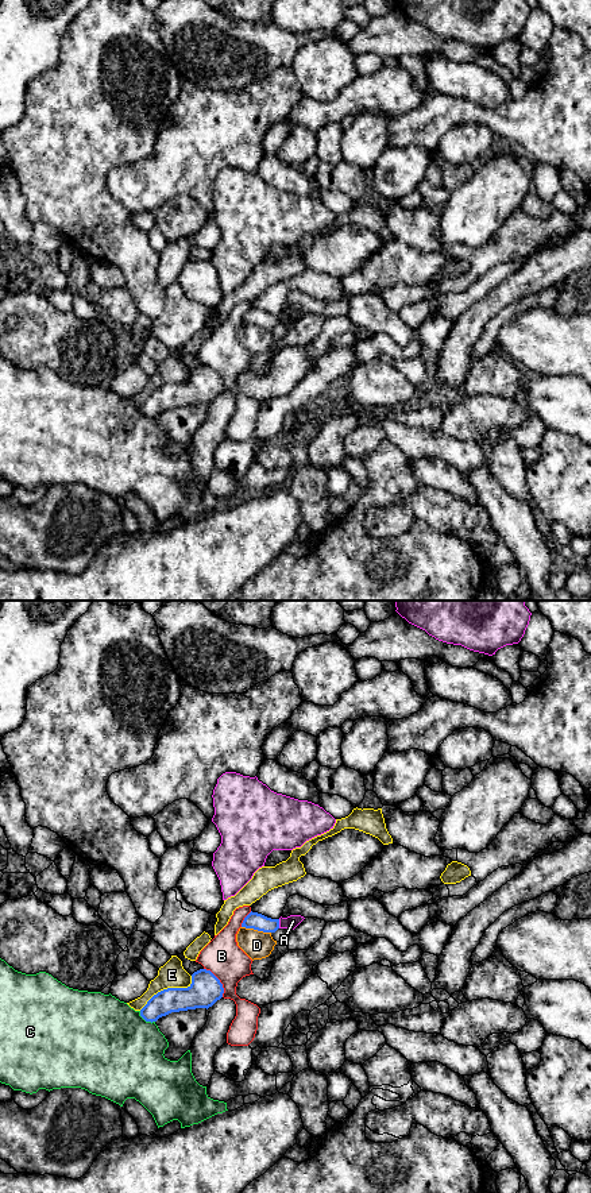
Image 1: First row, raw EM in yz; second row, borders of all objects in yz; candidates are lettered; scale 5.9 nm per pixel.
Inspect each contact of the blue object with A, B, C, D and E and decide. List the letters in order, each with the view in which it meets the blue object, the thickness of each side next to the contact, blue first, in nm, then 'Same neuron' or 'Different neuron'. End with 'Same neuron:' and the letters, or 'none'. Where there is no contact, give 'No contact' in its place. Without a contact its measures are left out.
A: Touches blue in yz. Thickness 100 nm (blue) against 80 nm. Different neuron
B: Touches blue in yz. Thickness 190 nm (blue) against 220 nm. Different neuron
C: Touches blue in yz. Thickness 150 nm (blue) against 500 nm. Different neuron
D: Touches blue in yz. Thickness 100 nm (blue) against 170 nm. Different neuron
E: Touches blue in yz. Thickness 190 nm (blue) against 160 nm. Different neuron
Same neuron: none

